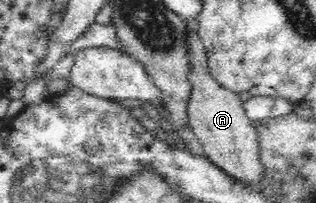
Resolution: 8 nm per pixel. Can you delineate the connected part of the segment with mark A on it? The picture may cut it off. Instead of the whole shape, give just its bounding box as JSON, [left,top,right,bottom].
[183,23,264,186]

